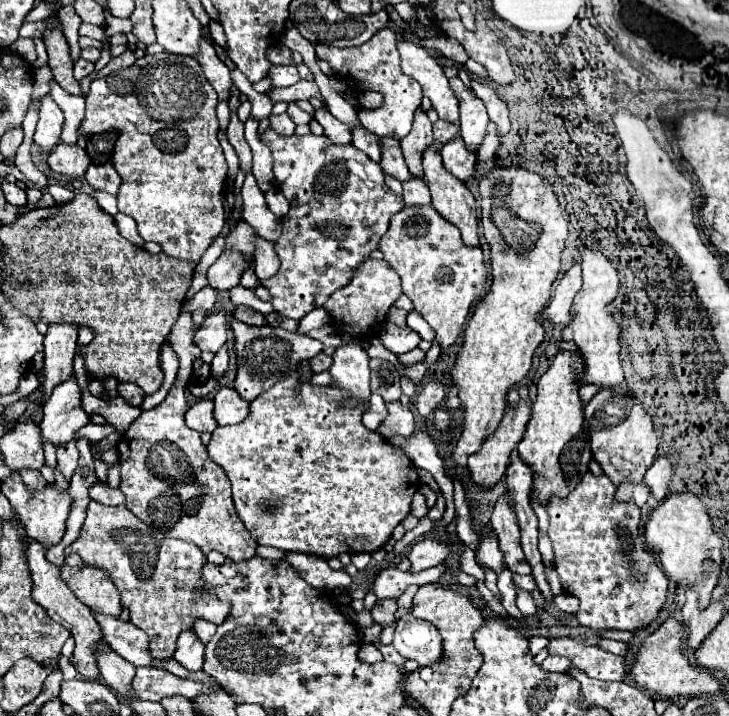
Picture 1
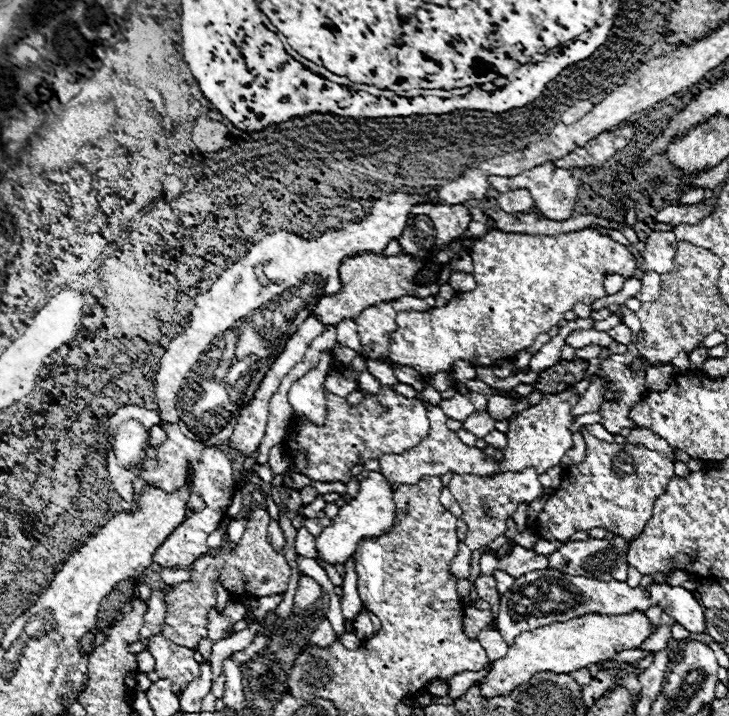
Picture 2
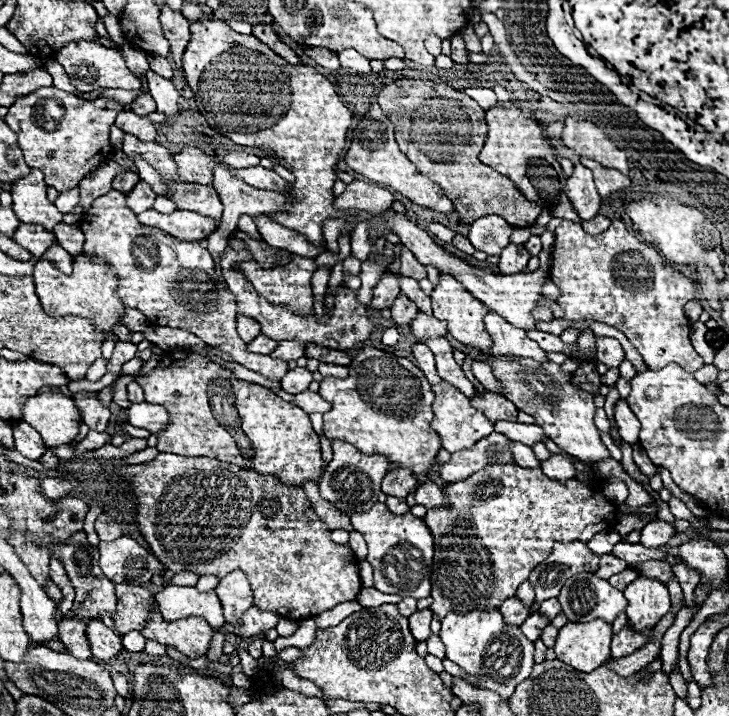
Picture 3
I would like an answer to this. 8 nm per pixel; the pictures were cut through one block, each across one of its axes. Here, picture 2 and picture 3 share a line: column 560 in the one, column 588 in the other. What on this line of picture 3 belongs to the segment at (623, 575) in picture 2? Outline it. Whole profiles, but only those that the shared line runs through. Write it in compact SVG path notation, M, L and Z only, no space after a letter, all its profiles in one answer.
M580 540L566 544L556 544L552 554L534 568L530 574L530 584L536 590L536 602L556 598L564 586L564 580L580 572L596 572L600 556L594 554Z

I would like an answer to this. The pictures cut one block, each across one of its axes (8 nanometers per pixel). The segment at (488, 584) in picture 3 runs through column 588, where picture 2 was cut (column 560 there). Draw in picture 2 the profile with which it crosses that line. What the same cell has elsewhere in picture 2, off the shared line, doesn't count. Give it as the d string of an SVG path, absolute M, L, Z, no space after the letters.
M582 428L582 436L586 442L586 456L580 464L564 470L560 486L550 496L550 500L544 504L538 516L538 536L542 540L566 540L578 530L604 528L614 534L626 536L626 540L634 540L642 532L646 520L652 516L654 500L662 492L666 492L666 484L670 482L670 476L674 476L674 462L666 454L648 450L644 446L616 444L616 442L610 444L610 442L598 440L586 428Z

